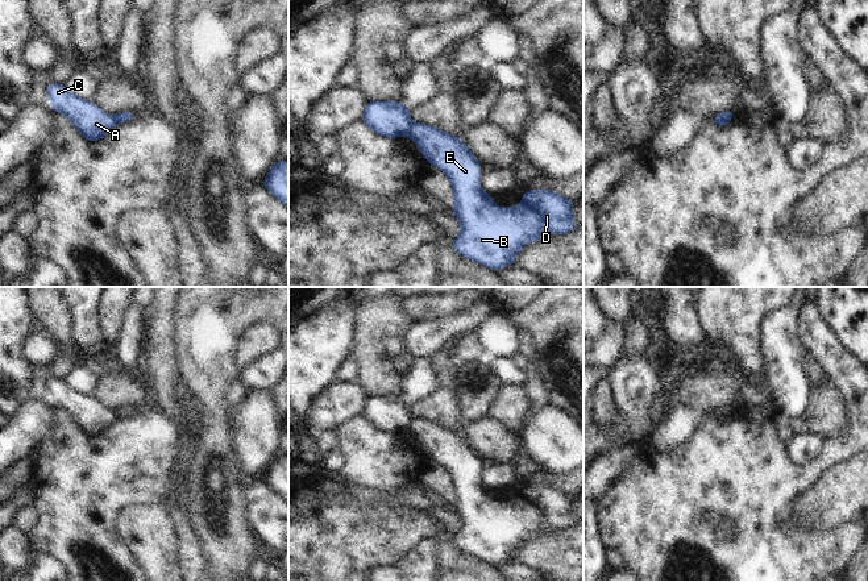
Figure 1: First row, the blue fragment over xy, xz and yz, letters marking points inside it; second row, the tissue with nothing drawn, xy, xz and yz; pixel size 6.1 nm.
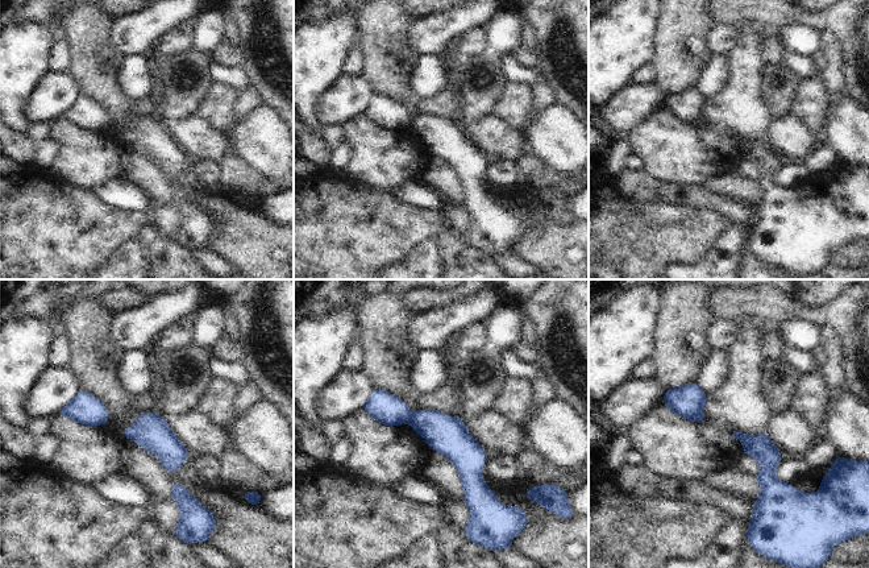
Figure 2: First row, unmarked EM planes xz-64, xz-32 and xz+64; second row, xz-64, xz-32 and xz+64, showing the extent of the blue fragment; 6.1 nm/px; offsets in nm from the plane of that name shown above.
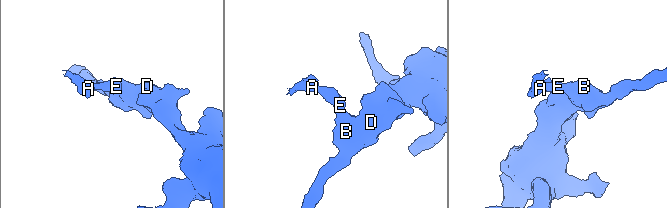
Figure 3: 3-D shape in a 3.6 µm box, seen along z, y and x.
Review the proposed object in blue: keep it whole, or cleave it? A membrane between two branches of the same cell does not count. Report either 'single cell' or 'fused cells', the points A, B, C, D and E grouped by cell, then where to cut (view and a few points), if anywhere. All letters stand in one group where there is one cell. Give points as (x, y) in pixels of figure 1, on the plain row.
fused cells; A C / B D E; cut in xz along (411, 418), (406, 427)

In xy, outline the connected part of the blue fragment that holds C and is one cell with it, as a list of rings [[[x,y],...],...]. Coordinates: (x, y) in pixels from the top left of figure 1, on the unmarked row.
[[[50,378],[46,382],[46,388],[51,396],[51,403],[67,411],[87,436],[100,435],[116,420],[112,411],[94,398],[74,391],[63,379]]]

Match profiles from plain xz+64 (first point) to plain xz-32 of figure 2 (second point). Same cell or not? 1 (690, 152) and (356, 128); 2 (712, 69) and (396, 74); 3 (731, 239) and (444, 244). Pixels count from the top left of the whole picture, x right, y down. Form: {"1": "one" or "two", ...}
{"1": "one", "2": "two", "3": "two"}

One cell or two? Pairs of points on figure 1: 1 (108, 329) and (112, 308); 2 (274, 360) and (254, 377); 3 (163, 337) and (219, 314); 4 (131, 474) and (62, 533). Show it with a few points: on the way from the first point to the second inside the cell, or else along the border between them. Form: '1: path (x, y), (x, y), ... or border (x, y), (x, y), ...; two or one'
1: path (111, 324), (112, 314); one
2: path (269, 365), (258, 371); one
3: border (175, 300), (174, 360), (177, 362); two
4: path (113, 482), (79, 516); one

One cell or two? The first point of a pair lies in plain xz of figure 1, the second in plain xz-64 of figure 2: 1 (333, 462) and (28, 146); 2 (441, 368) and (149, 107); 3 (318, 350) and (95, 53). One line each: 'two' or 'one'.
1: two
2: one
3: two

